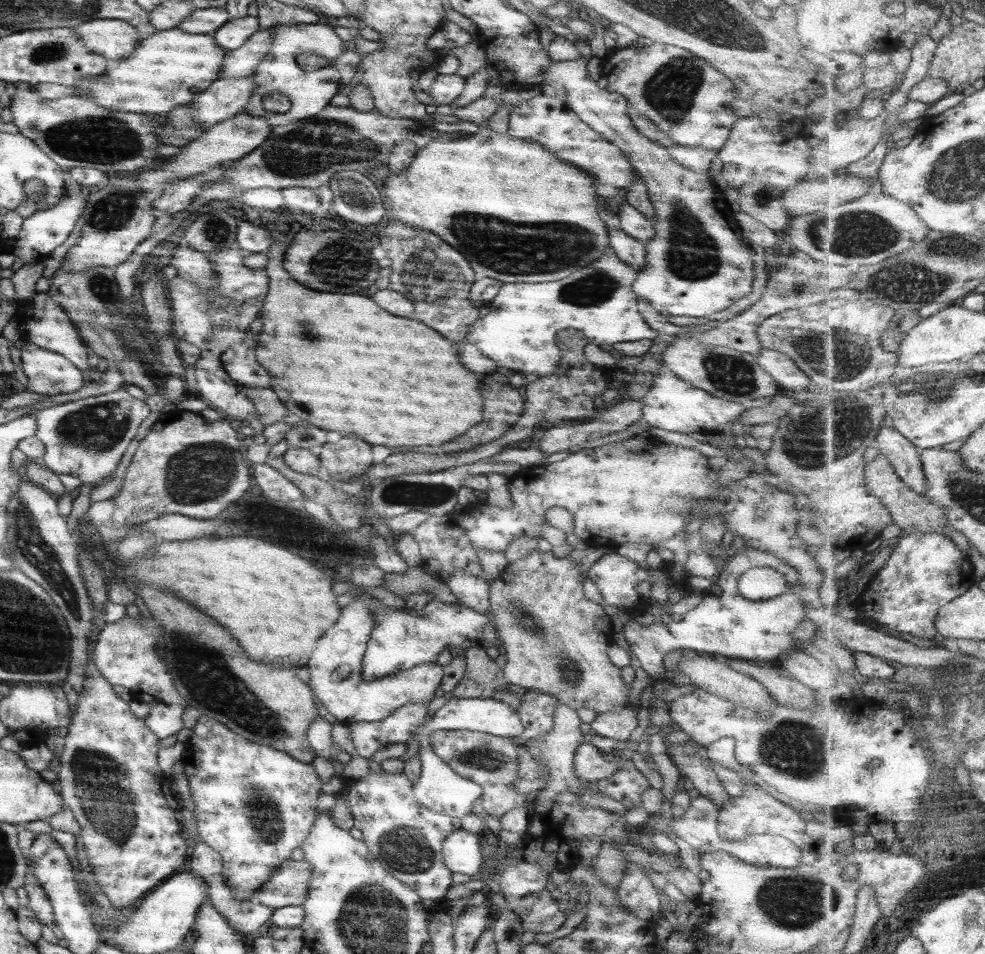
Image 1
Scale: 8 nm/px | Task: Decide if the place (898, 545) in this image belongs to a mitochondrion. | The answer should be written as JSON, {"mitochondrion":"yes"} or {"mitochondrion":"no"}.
{"mitochondrion":"no"}

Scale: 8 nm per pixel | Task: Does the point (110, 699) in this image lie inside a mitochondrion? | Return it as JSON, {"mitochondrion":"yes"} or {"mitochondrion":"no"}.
{"mitochondrion":"no"}

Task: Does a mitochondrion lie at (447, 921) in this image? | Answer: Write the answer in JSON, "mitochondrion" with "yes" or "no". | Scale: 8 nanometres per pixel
{"mitochondrion":"no"}

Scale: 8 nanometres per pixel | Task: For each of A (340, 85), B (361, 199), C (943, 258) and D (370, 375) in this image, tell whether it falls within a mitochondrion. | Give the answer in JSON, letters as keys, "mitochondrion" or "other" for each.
{"A":"other","B":"other","C":"mitochondrion","D":"other"}

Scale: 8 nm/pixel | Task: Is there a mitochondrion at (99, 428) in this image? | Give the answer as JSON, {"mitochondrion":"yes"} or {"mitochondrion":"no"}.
{"mitochondrion":"yes"}

